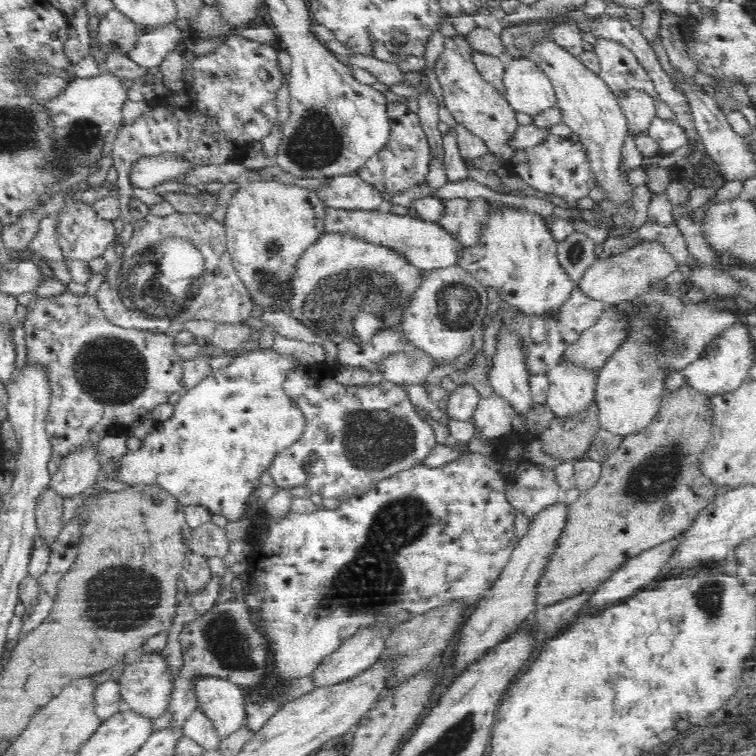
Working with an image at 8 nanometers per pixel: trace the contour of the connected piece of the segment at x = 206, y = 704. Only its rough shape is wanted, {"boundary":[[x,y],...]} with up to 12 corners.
{"boundary":[[201,678],[199,707],[219,741],[248,720],[245,690]]}

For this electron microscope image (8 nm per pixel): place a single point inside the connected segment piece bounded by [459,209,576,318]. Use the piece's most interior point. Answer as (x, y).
(518, 257)

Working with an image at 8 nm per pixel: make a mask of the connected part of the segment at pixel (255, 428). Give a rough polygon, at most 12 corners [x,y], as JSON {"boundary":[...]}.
{"boundary":[[234,358],[186,390],[118,480],[240,518],[302,431],[301,363]]}

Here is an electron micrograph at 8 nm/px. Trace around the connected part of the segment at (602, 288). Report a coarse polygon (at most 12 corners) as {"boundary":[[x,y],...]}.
{"boundary":[[659,240],[596,259],[578,286],[621,306],[678,270]]}

